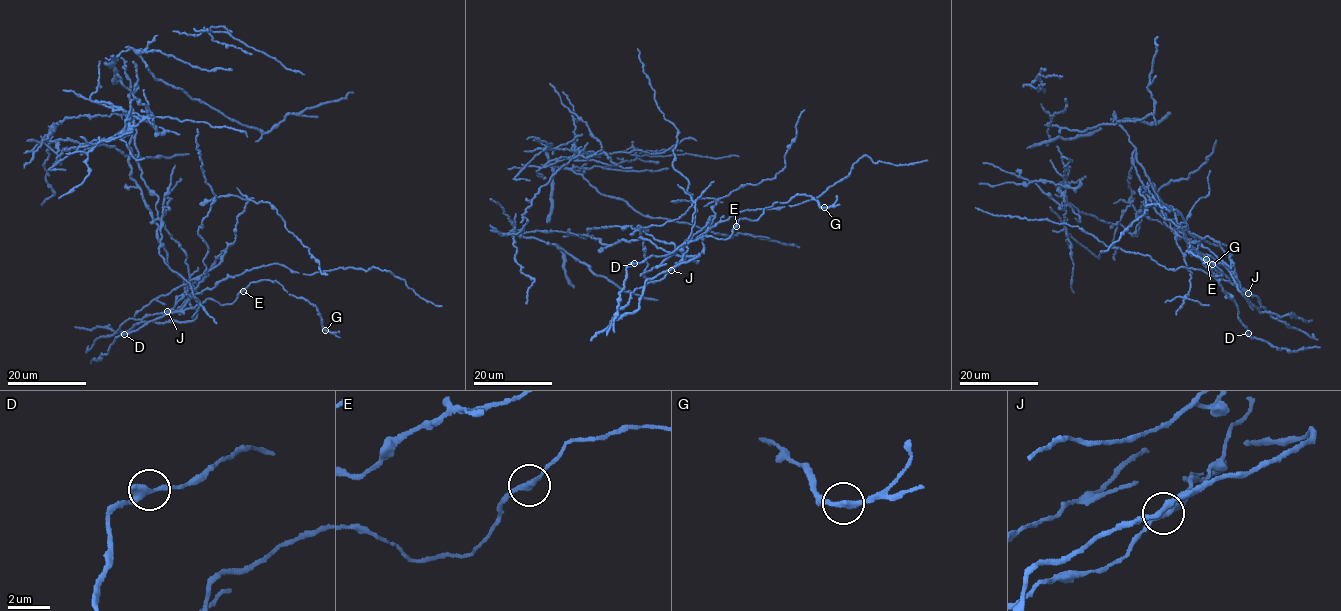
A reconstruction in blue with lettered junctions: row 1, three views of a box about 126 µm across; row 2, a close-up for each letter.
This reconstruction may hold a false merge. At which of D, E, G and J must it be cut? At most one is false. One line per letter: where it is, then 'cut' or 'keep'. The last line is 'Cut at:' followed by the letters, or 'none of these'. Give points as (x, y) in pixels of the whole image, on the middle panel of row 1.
D: (634, 263) | keep
E: (736, 226) | keep
G: (824, 207) | keep
J: (671, 270) | cut
Cut at: J

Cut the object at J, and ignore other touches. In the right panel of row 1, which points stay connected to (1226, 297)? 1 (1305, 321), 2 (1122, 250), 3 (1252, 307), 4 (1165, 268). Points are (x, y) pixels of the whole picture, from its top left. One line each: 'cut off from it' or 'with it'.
1: cut off from it
2: with it
3: cut off from it
4: with it

